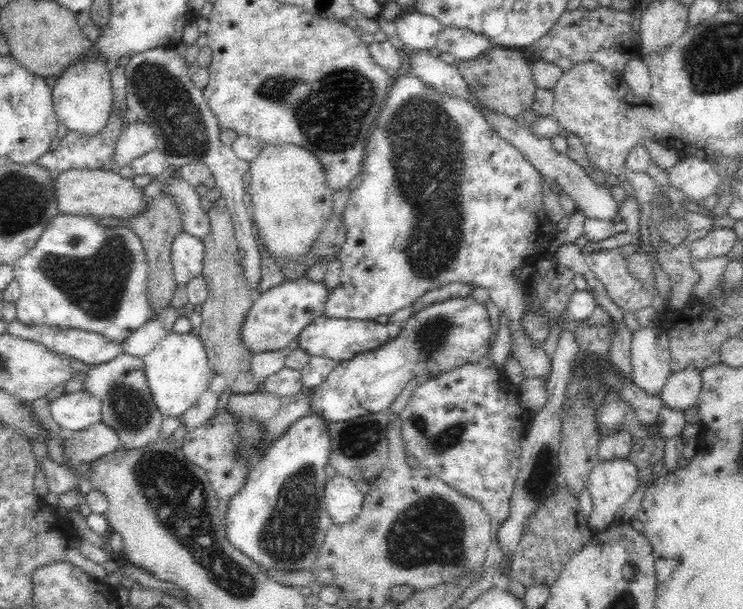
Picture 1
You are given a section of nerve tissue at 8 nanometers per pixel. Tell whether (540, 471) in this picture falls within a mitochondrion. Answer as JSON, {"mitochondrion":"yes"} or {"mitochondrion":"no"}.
{"mitochondrion":"yes"}

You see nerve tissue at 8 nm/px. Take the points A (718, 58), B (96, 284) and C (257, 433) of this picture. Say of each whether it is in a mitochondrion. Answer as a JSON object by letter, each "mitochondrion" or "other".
{"A":"mitochondrion","B":"mitochondrion","C":"mitochondrion"}

